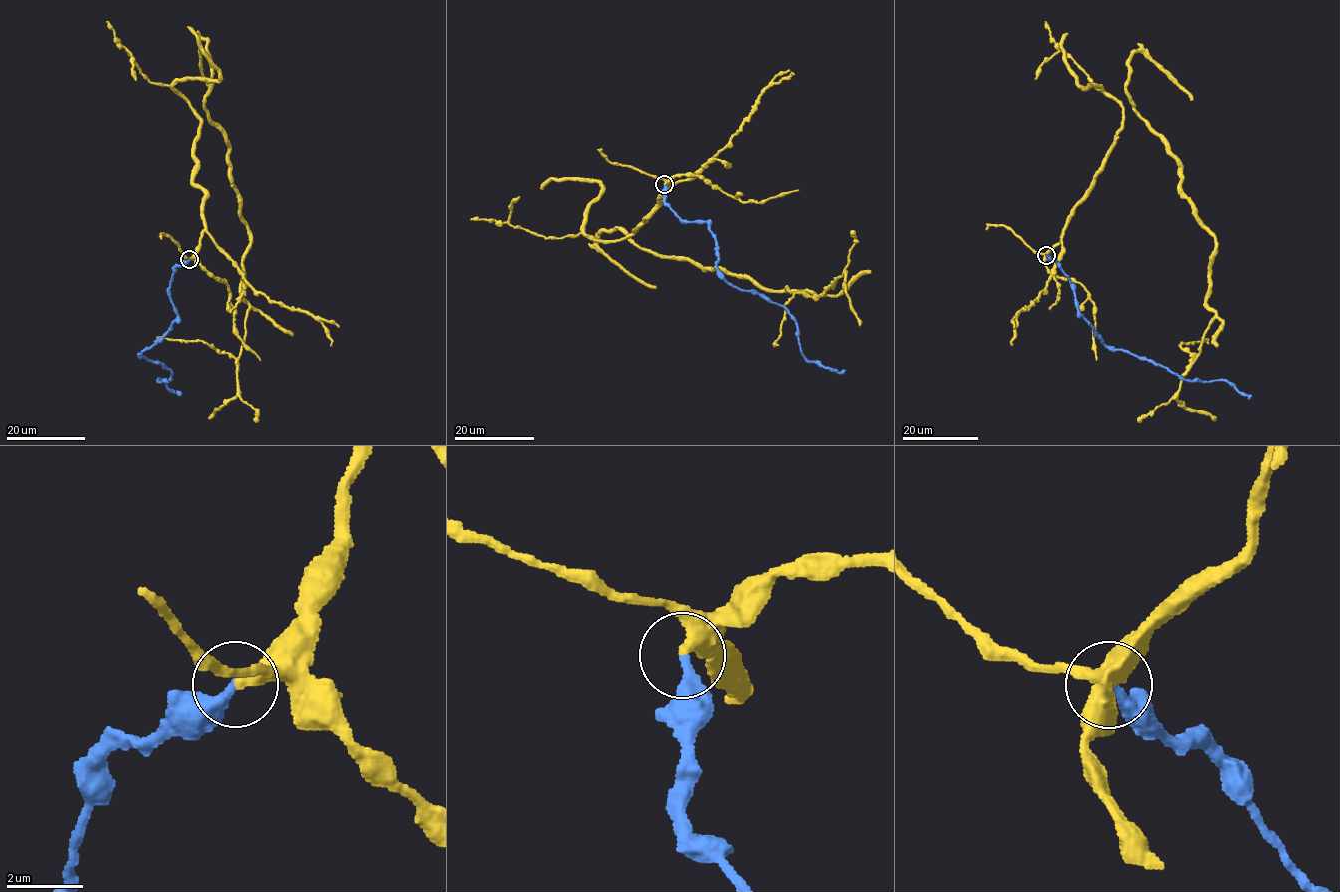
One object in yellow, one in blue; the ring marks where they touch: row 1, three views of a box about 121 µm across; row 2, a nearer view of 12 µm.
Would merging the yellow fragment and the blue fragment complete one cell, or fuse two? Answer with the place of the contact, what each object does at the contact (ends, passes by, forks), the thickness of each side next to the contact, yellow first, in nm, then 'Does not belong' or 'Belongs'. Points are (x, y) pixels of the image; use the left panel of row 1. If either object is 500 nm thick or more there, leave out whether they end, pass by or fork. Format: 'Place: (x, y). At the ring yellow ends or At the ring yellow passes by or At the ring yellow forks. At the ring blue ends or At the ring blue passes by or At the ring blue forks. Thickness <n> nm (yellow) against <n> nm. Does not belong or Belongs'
Place: (189, 259). At the ring yellow ends. At the ring blue ends. Thickness 360 nm (yellow) against 280 nm. Belongs

